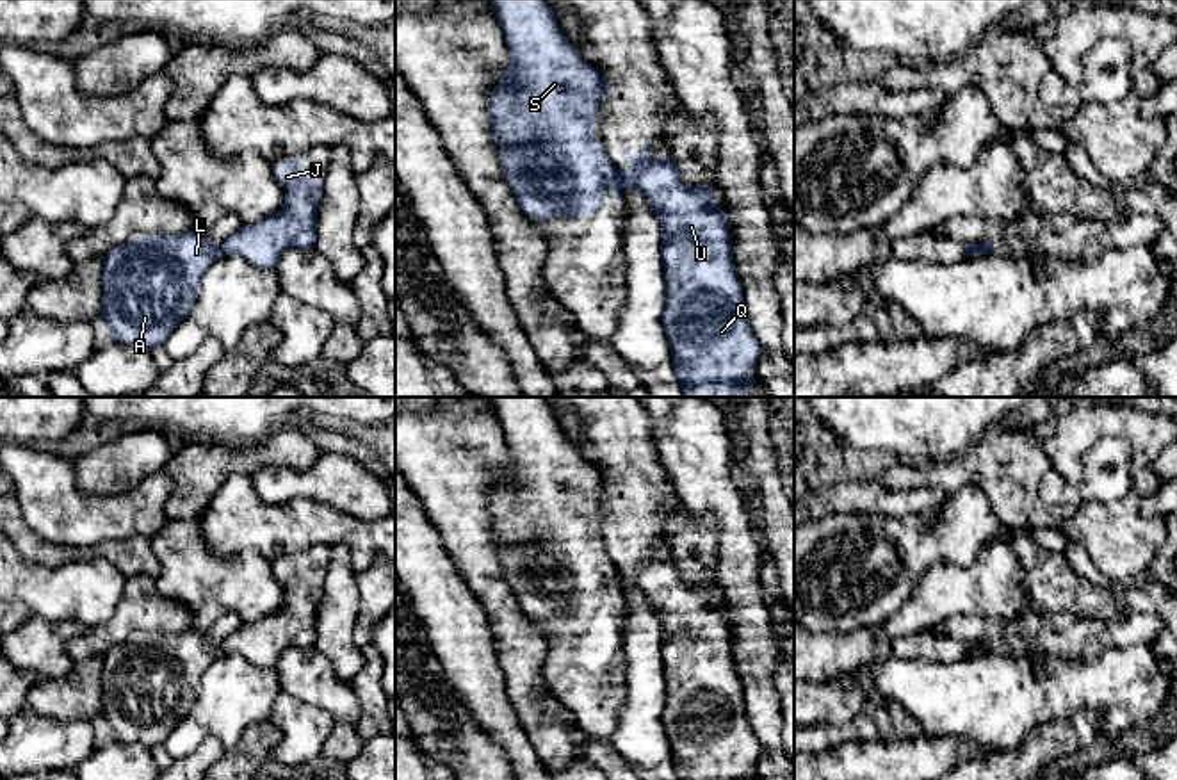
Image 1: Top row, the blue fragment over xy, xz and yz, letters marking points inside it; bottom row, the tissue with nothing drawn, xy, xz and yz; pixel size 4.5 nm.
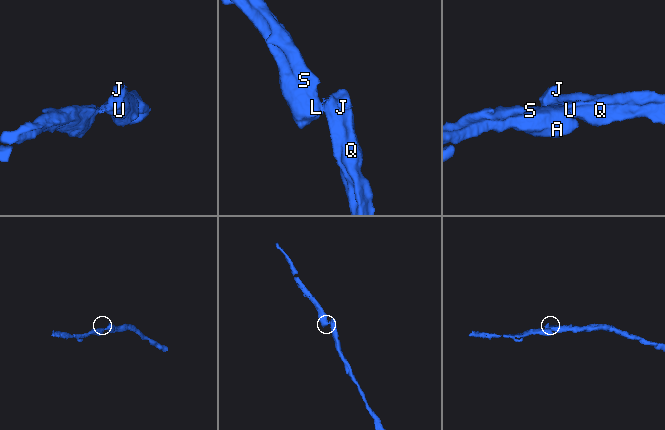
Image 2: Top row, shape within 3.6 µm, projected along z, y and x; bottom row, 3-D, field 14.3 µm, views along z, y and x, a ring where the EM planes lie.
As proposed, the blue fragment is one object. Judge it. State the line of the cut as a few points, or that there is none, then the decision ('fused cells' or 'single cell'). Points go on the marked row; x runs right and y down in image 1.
xz (616, 170), (624, 189) | fused cells

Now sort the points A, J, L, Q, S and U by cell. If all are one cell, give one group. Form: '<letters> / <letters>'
A L S / J Q U

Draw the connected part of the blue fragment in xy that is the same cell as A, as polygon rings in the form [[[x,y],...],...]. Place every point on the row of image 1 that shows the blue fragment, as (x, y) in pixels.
[[[192,230],[162,235],[153,233],[142,239],[126,240],[107,253],[103,262],[103,296],[101,296],[101,317],[100,321],[112,329],[114,340],[121,344],[139,344],[144,347],[162,345],[175,328],[192,310],[199,283],[208,267],[221,258],[221,248],[214,246],[205,233]]]

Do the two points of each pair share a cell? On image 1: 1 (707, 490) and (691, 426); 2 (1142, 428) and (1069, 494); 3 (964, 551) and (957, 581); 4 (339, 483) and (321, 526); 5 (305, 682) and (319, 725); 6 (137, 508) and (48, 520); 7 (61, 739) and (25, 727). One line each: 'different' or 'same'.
1: same
2: different
3: different
4: different
5: different
6: same
7: same

